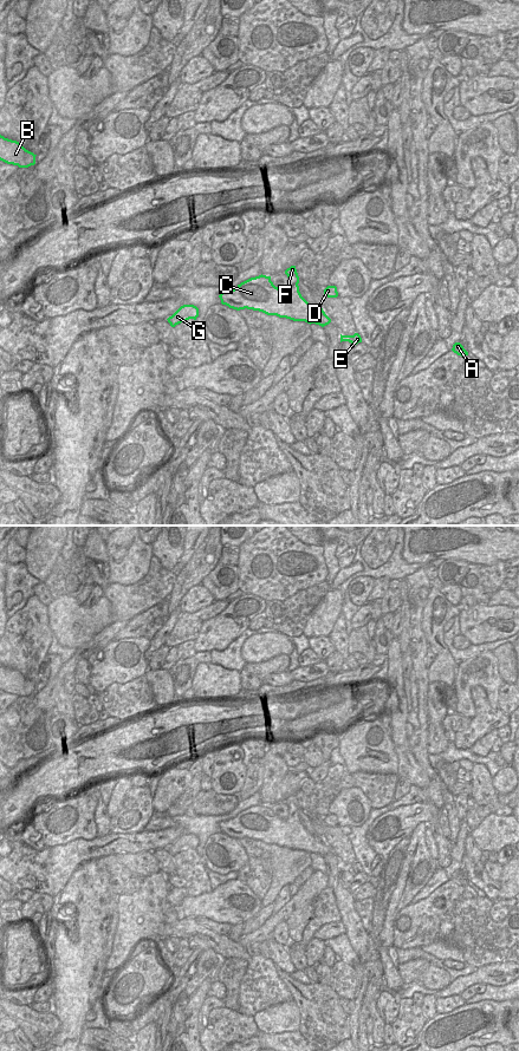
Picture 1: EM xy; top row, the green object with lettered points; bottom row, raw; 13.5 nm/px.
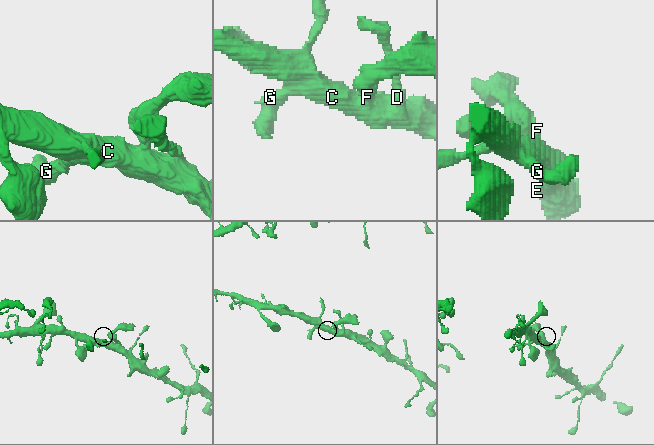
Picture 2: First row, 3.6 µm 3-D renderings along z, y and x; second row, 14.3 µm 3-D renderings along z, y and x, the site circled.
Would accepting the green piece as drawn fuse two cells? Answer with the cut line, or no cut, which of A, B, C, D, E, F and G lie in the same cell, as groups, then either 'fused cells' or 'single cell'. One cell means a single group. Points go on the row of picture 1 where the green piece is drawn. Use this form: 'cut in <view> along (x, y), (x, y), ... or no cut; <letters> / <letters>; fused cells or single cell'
no cut; A B C D E F G; single cell

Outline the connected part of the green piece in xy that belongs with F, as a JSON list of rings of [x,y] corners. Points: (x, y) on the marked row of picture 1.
[[[296,266],[287,268],[285,274],[288,278],[286,291],[275,287],[271,276],[261,274],[241,282],[232,291],[220,293],[221,303],[236,311],[247,308],[310,325],[329,325],[331,319],[323,308],[311,306],[301,296]]]

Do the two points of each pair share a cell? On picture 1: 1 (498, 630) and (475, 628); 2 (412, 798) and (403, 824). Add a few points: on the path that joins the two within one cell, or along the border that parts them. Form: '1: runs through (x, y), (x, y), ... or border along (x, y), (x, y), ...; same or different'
1: runs through (492, 628), (481, 628); same
2: border along (434, 804), (410, 803), (394, 809); different

